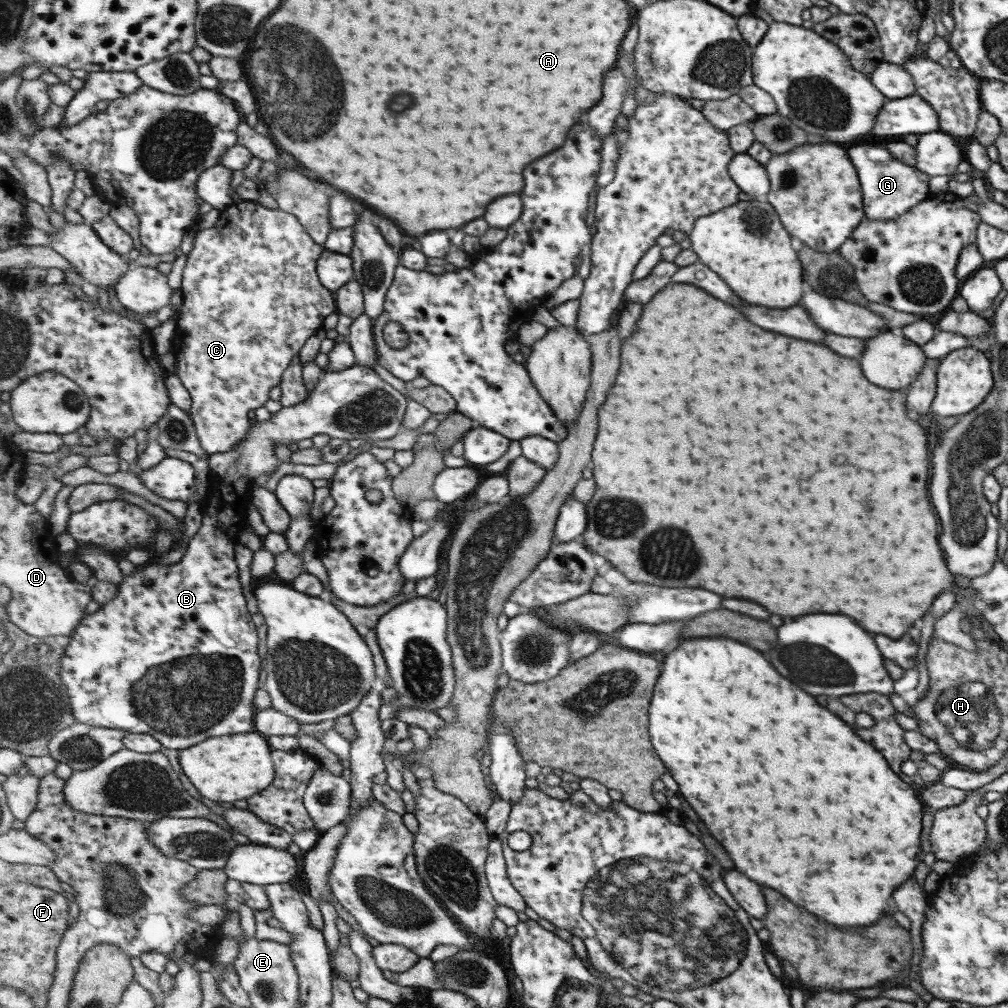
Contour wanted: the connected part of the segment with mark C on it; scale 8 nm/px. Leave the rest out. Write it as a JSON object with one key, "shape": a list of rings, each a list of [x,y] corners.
{"shape":[[[254,201],[235,203],[233,207],[229,207],[220,213],[220,219],[213,227],[207,230],[195,230],[195,249],[188,256],[181,288],[184,292],[185,302],[179,310],[178,327],[172,340],[172,348],[178,356],[179,370],[177,376],[183,381],[192,396],[192,408],[189,410],[189,416],[194,420],[198,437],[209,456],[217,453],[229,453],[232,449],[237,448],[237,445],[242,444],[254,423],[249,412],[265,406],[265,402],[269,400],[271,388],[280,384],[285,371],[291,366],[289,365],[291,360],[301,352],[301,348],[307,344],[312,336],[323,329],[321,322],[325,322],[325,318],[329,314],[338,311],[335,292],[321,284],[318,274],[318,261],[324,250],[324,246],[317,243],[302,226],[297,215],[280,209],[269,210],[269,208],[265,208],[265,206]]]}

